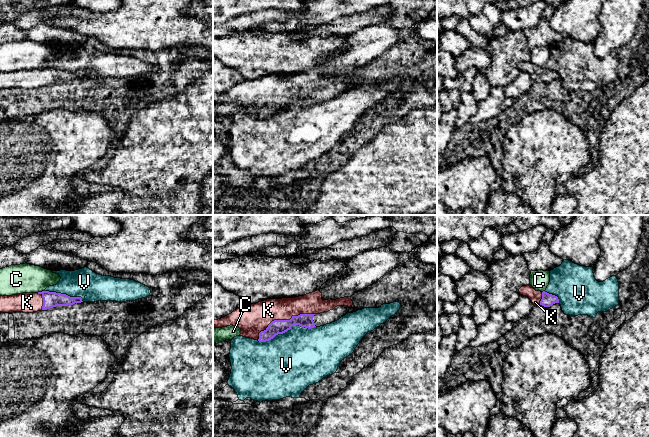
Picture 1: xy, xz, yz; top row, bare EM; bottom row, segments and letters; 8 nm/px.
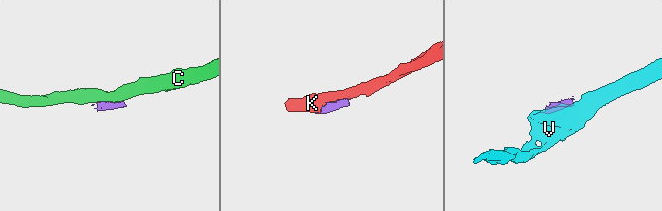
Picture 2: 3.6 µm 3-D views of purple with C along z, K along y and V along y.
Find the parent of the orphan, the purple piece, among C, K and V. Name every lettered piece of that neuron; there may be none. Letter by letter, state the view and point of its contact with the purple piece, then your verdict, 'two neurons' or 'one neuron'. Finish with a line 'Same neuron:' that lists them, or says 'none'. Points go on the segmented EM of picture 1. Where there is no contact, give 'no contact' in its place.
C: xy (40, 292) | two neurons
K: xz (283, 320) | one neuron
V: xz (286, 331) | two neurons
Same neuron: K

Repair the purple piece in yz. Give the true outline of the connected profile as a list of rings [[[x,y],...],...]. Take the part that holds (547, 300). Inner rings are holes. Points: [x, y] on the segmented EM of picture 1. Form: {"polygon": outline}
{"polygon": [[[531,285],[522,286],[519,289],[519,293],[520,295],[528,297],[534,306],[542,305],[544,307],[550,307],[555,303],[559,303],[557,296],[545,291],[536,291]]]}

